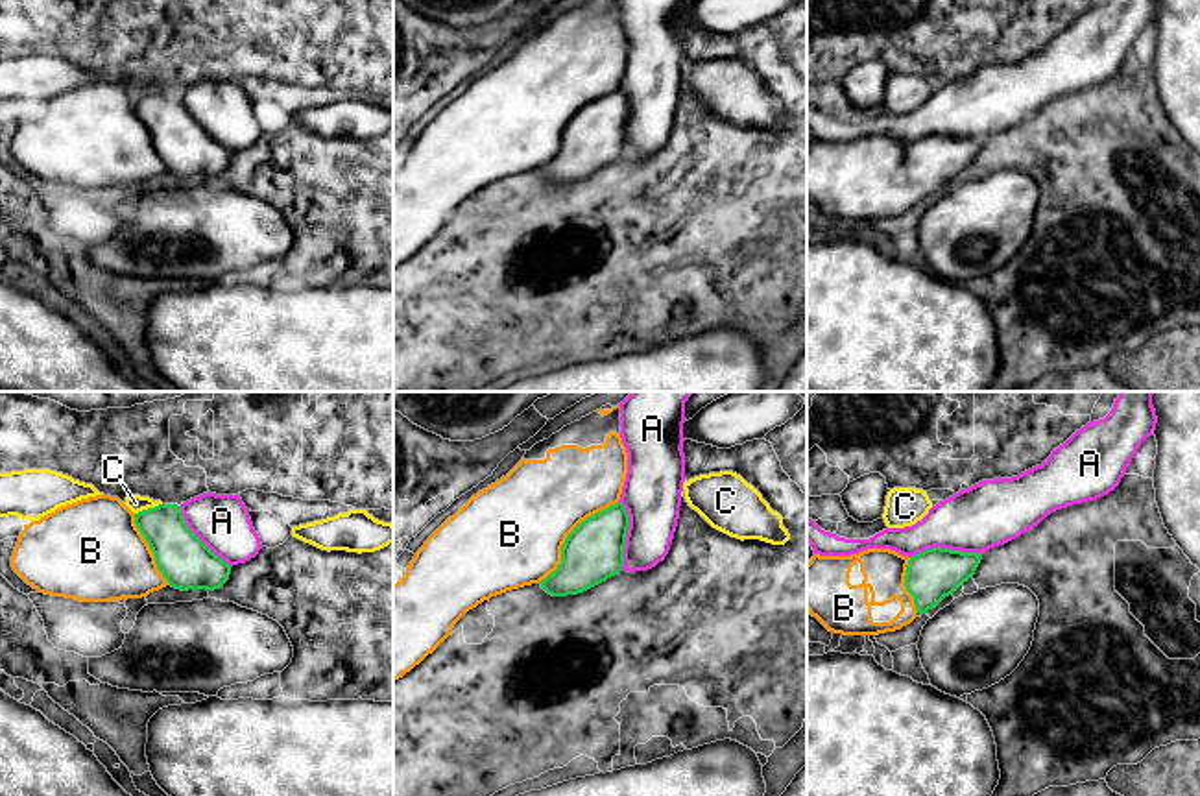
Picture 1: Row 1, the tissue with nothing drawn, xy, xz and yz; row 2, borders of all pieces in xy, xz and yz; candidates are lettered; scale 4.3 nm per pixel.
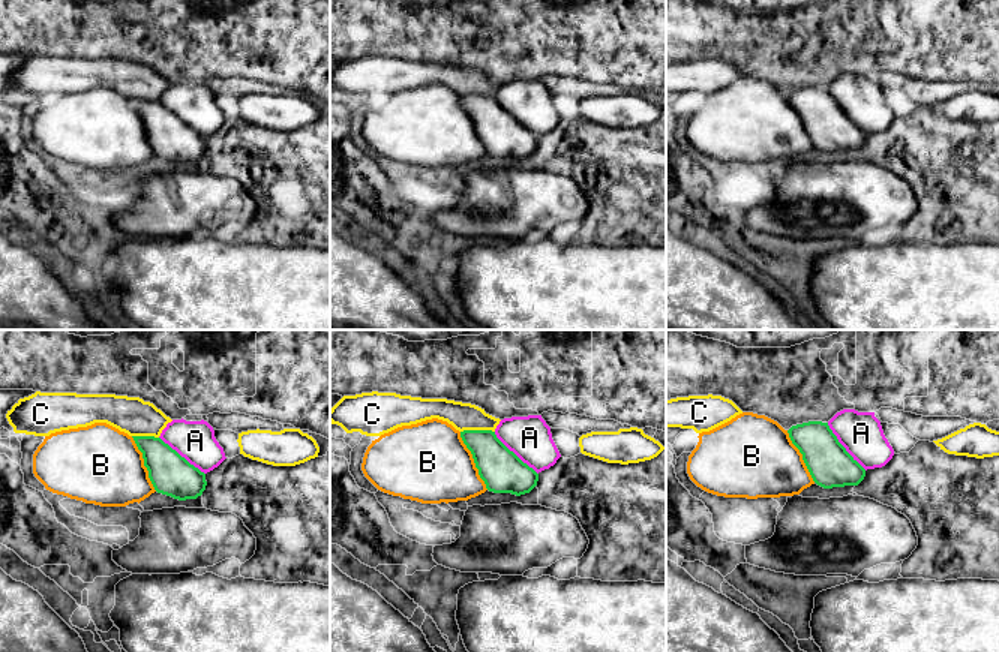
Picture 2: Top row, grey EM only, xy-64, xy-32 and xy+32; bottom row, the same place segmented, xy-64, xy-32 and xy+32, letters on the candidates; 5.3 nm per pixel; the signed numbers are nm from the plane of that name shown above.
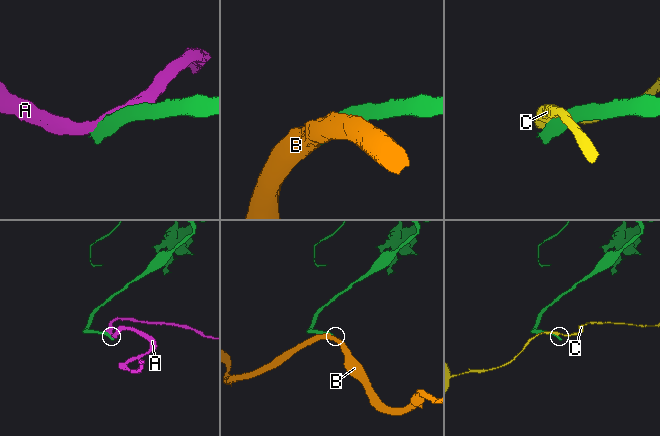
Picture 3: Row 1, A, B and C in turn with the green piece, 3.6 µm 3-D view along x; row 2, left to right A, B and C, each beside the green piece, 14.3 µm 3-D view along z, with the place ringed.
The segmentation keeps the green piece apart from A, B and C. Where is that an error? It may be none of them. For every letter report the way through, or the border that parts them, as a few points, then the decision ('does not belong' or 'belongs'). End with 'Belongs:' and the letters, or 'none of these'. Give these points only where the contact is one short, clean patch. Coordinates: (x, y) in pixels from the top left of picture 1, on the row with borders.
A: does not belong
B: belongs
C: border along xy (161, 503), (135, 514); does not belong
Belongs: B

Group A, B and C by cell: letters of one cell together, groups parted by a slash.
A / B / C

